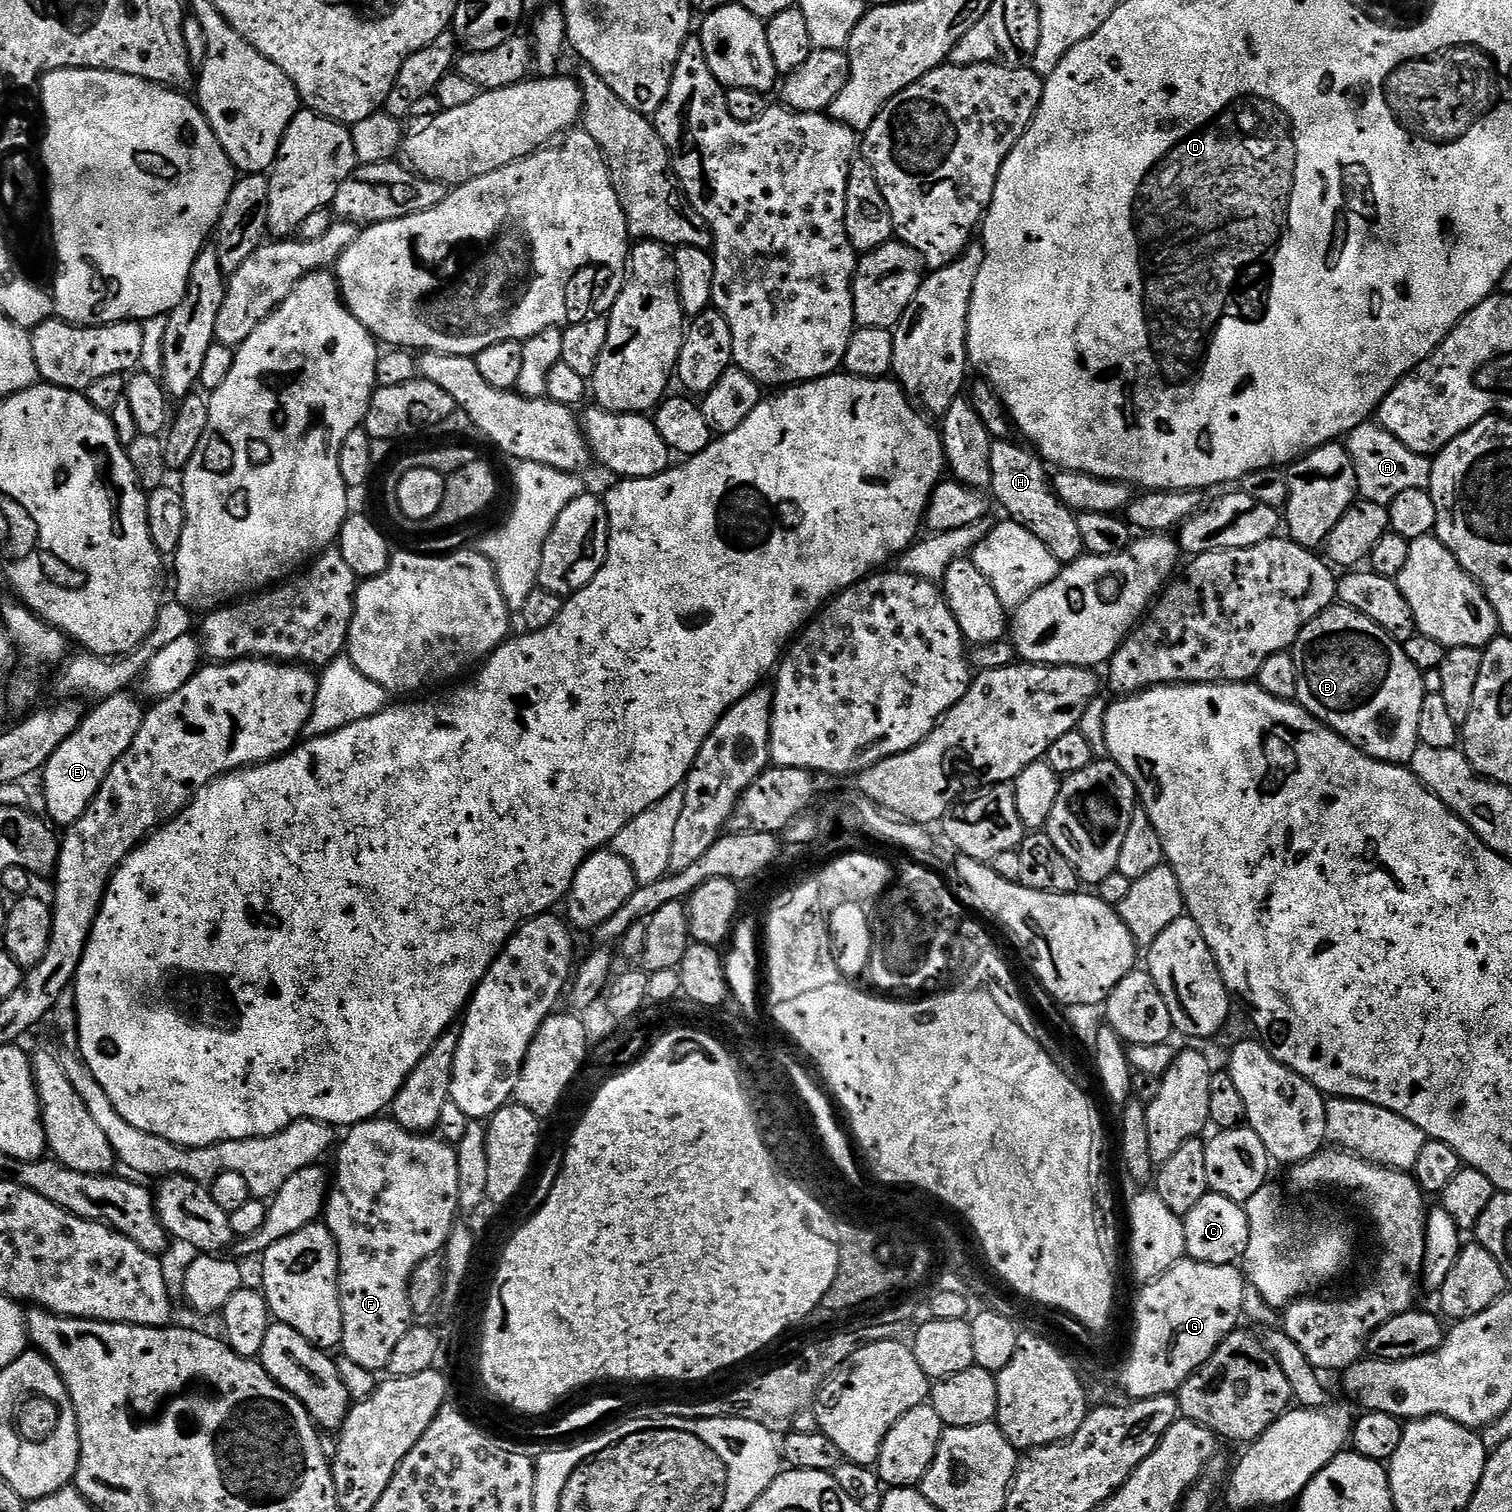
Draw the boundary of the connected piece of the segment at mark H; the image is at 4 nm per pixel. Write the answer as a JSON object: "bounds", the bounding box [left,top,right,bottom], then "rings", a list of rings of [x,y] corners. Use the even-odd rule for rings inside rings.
{"bounds":[988,439,1085,566],"rings":[[[1011,439],[992,442],[988,483],[991,499],[995,503],[997,500],[1008,511],[1005,512],[1007,519],[1026,526],[1034,538],[1040,539],[1058,563],[1062,566],[1073,564],[1077,558],[1085,555],[1082,533],[1076,521],[1077,513],[1071,512],[1056,496],[1045,461],[1035,451],[1027,447],[1019,448],[1012,443]]]}

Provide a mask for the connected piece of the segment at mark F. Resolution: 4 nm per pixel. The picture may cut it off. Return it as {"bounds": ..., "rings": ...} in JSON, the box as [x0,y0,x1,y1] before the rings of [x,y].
{"bounds":[322,1118,460,1374],"rings":[[[391,1118],[363,1120],[345,1132],[348,1133],[345,1136],[343,1133],[334,1152],[336,1176],[334,1172],[322,1217],[340,1255],[340,1348],[350,1362],[380,1374],[387,1369],[395,1344],[414,1324],[408,1298],[408,1282],[414,1274],[414,1266],[418,1266],[422,1258],[443,1253],[448,1235],[457,1225],[456,1216],[460,1212],[458,1158],[453,1145],[432,1134],[406,1130]]]}

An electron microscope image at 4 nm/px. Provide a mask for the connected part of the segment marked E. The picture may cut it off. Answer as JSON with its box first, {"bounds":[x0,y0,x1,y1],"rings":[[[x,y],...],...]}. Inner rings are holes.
{"bounds":[42,690,145,826],"rings":[[[125,690],[103,697],[97,703],[100,705],[85,715],[78,730],[74,730],[74,734],[70,734],[70,738],[66,738],[66,742],[62,742],[62,746],[58,746],[58,750],[54,750],[54,754],[50,754],[45,762],[42,769],[44,808],[48,811],[47,819],[53,825],[67,826],[78,822],[78,818],[86,814],[90,802],[98,794],[114,762],[118,762],[118,758],[130,750],[130,742],[134,742],[134,734],[138,734],[145,713],[132,694]]]}

